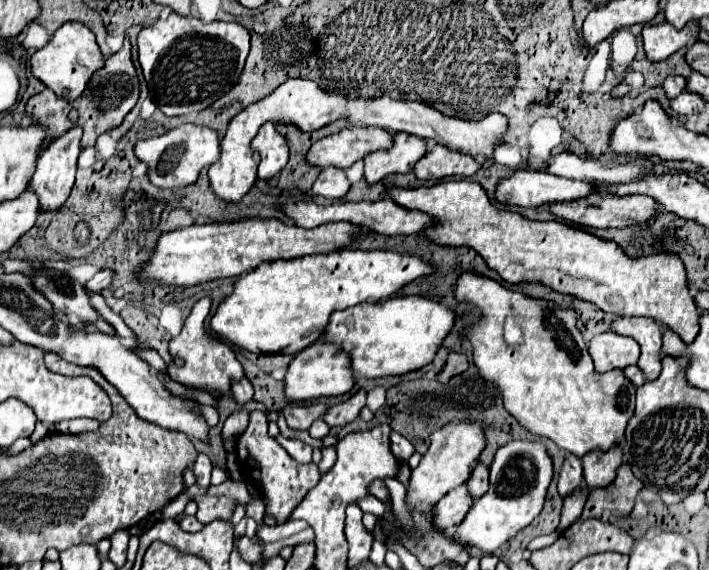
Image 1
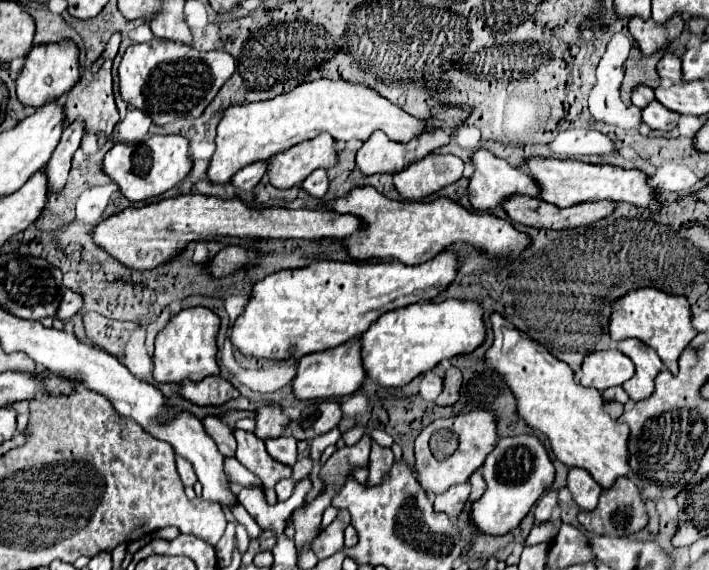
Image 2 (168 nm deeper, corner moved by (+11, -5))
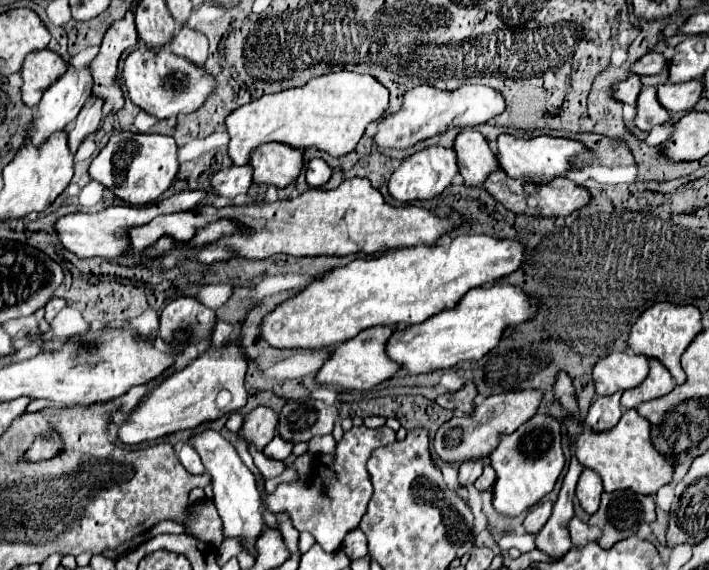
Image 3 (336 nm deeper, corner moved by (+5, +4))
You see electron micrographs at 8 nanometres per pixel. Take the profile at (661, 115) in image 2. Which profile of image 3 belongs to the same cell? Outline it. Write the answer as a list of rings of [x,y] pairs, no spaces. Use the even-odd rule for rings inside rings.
[[[643,87],[637,97],[637,115],[633,119],[635,127],[641,131],[651,131],[655,125],[661,125],[669,119],[667,111],[659,107],[659,101],[655,99],[655,87]]]

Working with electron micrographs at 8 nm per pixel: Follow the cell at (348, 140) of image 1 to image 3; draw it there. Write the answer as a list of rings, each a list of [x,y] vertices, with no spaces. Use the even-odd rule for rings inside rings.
[[[267,143],[251,151],[249,165],[253,167],[253,185],[275,185],[283,189],[301,173],[303,151],[283,147],[281,143]]]

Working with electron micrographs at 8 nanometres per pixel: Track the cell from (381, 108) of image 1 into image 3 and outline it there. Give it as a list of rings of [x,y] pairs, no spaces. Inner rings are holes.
[[[339,71],[315,77],[303,87],[293,87],[275,95],[263,95],[261,99],[235,109],[225,121],[231,135],[229,157],[233,165],[245,165],[249,151],[271,141],[291,145],[293,149],[315,147],[331,157],[347,155],[355,149],[367,125],[383,117],[387,103],[387,87],[369,75]]]

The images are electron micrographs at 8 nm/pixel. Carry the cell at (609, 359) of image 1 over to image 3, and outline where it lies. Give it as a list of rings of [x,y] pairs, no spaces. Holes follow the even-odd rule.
[[[611,353],[597,361],[593,367],[593,381],[597,395],[613,395],[615,391],[627,391],[643,383],[649,375],[649,363],[643,355]]]

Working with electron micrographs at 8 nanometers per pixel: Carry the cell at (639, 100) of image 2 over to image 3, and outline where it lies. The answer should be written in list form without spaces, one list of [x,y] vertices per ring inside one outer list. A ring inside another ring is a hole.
[[[629,75],[619,85],[613,85],[613,99],[621,101],[621,103],[635,105],[635,95],[639,95],[639,87],[641,87],[639,77],[637,75]]]

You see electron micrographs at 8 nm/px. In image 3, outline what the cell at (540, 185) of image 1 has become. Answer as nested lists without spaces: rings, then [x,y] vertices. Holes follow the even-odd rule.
[[[463,129],[453,141],[453,151],[457,155],[459,173],[463,175],[467,187],[481,185],[487,173],[499,169],[493,155],[495,151],[475,129]]]

